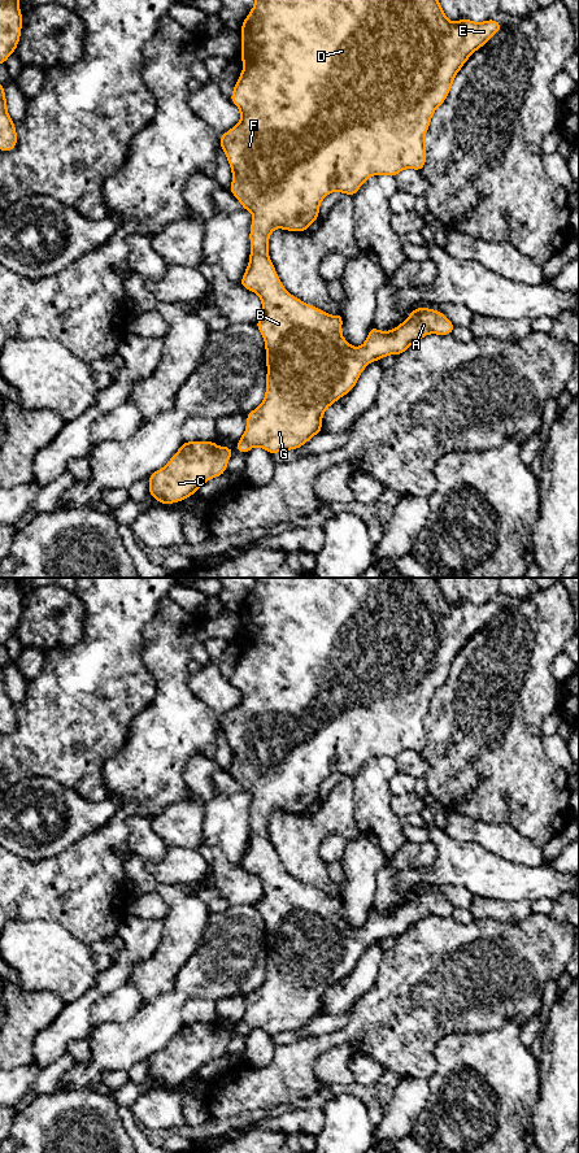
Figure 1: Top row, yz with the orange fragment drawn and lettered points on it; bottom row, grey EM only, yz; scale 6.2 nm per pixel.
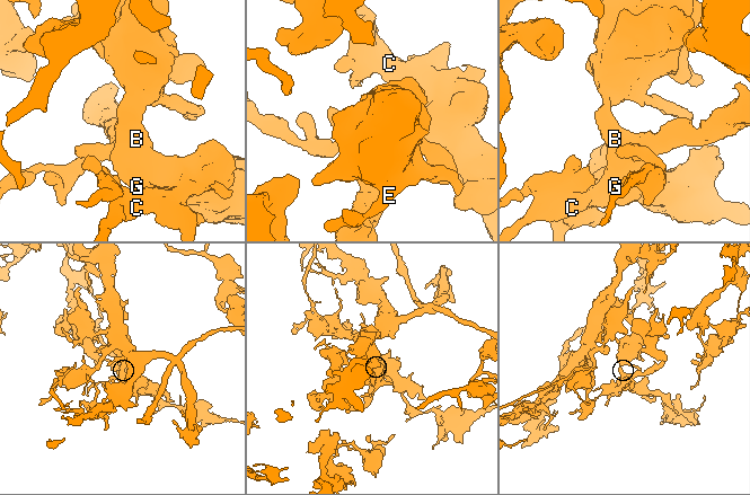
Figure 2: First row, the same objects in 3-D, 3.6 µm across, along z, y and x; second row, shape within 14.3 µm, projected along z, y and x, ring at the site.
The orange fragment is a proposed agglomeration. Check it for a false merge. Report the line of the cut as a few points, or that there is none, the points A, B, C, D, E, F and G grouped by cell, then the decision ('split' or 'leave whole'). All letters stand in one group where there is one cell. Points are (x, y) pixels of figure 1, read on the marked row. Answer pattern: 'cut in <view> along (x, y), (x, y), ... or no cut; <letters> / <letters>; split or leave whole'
no cut; A B C D E F G; leave whole

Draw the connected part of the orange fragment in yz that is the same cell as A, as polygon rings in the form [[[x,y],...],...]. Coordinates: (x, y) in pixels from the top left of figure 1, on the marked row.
[[[254,0],[252,10],[245,17],[240,35],[241,35],[241,55],[240,61],[245,64],[241,69],[238,82],[234,84],[234,92],[228,97],[240,110],[240,122],[231,127],[227,132],[219,136],[219,144],[232,171],[232,182],[230,192],[240,201],[243,209],[253,214],[251,223],[251,254],[249,264],[240,280],[240,286],[248,291],[256,292],[262,303],[262,316],[256,322],[265,340],[266,351],[266,393],[261,405],[247,414],[247,427],[243,436],[238,440],[234,451],[240,451],[247,454],[251,448],[264,448],[270,454],[297,449],[308,443],[314,435],[322,431],[322,417],[330,405],[336,403],[340,397],[351,392],[358,382],[361,373],[373,362],[379,361],[389,354],[400,356],[412,344],[421,340],[428,334],[450,335],[454,325],[440,310],[430,308],[415,308],[406,318],[391,331],[380,331],[374,327],[369,330],[369,336],[365,343],[356,348],[351,345],[341,332],[343,316],[330,316],[326,312],[301,301],[291,295],[282,284],[277,270],[269,257],[269,238],[274,229],[283,229],[287,231],[301,232],[308,230],[319,216],[319,205],[322,200],[334,191],[354,196],[365,180],[373,175],[389,175],[395,178],[404,169],[414,169],[422,171],[426,156],[426,132],[428,130],[432,114],[447,100],[452,90],[453,79],[462,69],[469,57],[489,42],[489,39],[499,32],[504,25],[492,18],[484,22],[474,22],[461,18],[457,22],[450,22],[439,3],[439,0]]]

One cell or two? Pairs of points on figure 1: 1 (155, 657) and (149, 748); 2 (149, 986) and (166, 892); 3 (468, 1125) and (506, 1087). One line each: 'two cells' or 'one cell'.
1: one cell
2: one cell
3: one cell

